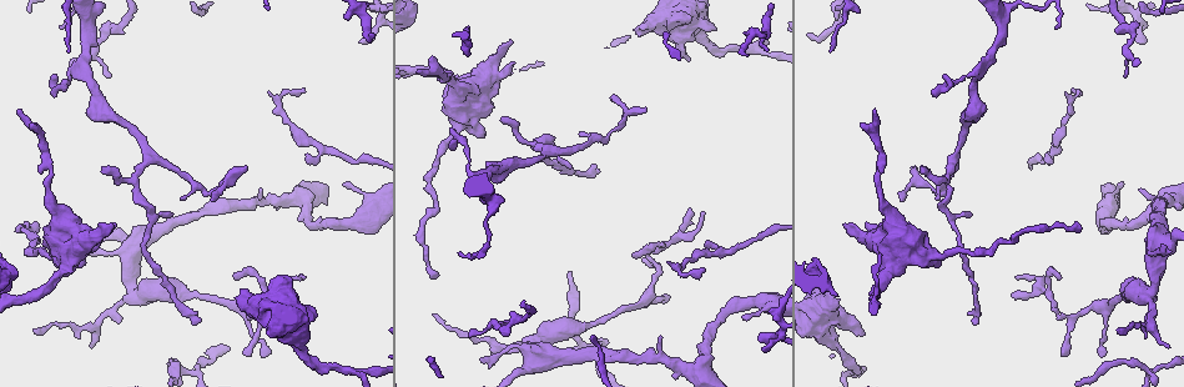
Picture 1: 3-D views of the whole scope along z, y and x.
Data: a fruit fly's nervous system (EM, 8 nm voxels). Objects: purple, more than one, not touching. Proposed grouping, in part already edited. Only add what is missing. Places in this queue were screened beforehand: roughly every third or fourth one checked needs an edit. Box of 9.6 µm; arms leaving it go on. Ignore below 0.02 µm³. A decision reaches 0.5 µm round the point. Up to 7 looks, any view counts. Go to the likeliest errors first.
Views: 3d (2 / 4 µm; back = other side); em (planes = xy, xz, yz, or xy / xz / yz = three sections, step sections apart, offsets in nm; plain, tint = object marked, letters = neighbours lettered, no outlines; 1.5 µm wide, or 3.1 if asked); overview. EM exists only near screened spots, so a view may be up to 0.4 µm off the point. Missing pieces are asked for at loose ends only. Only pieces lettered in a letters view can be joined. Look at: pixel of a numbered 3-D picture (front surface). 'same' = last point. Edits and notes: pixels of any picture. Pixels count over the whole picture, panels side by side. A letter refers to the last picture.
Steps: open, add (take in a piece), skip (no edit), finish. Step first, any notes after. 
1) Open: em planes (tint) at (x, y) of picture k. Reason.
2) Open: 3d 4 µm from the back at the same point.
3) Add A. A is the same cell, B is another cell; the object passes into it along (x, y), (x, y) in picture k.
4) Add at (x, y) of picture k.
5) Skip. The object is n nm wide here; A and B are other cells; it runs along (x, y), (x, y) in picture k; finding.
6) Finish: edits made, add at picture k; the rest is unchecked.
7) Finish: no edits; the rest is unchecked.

Open: 3d 2 µm at (660, 339) of picture 1. Free end.

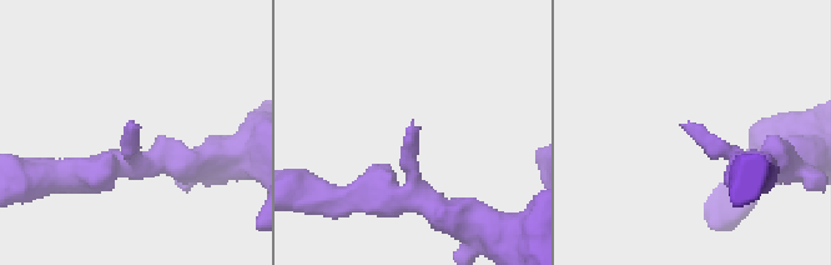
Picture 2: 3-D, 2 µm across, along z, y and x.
Open: em planes (letters) at (415, 133) of picture 2.

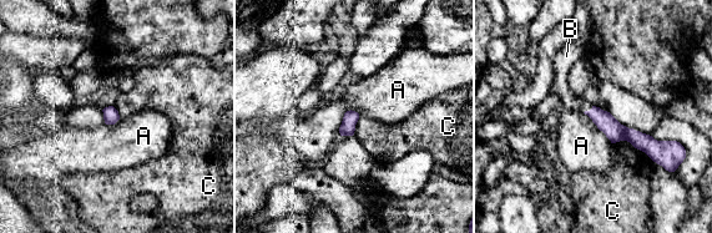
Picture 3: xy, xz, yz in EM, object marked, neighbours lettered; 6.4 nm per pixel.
Add B. The longest contact is with C, 300 nm; B is the same cell, A and C are other cells; the object passes into it along (605, 121), (587, 111), (559, 86) in picture 3; it goes on there.

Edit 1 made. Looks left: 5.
Open: em yz step 4 (tint) at (639, 35) of picture 1. Thick end.

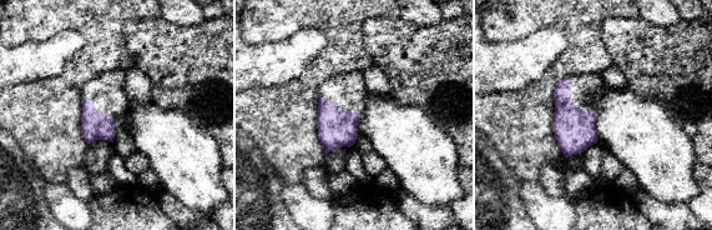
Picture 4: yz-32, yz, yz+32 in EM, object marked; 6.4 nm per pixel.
Open: em yz step 4 (letters) at the same point.

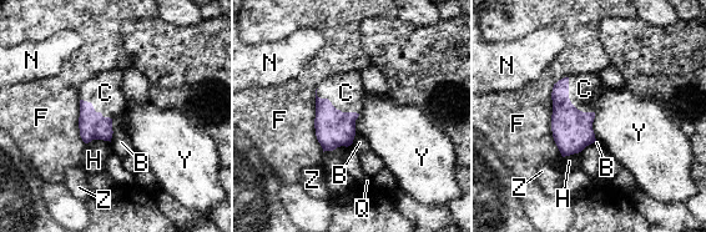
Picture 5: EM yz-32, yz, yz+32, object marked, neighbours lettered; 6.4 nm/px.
Add C. C is the same cell, B, F, H, N, Q, Y and Z are other cells; the cell continues.

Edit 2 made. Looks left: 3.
Open: em yz step 4 (tint) at (921, 167) of picture 1. Free end.

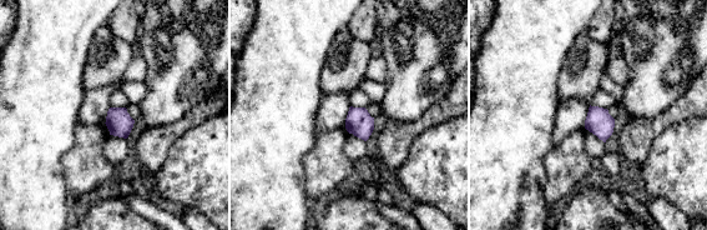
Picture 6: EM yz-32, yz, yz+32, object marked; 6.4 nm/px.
Open: em planes (letters) at the same point.

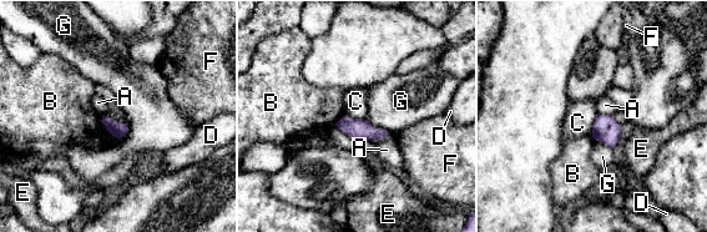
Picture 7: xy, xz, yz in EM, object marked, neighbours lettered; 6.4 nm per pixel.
Skip. The longest contact is with B, 190 nm; A, B, C, D, E, F and G are other cells; a border runs along (105, 115), (126, 124) in picture 7; no lettered piece goes on from it.

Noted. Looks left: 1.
Finish: edits made, add at picture 3, add at picture 5; the rest is unchecked.

